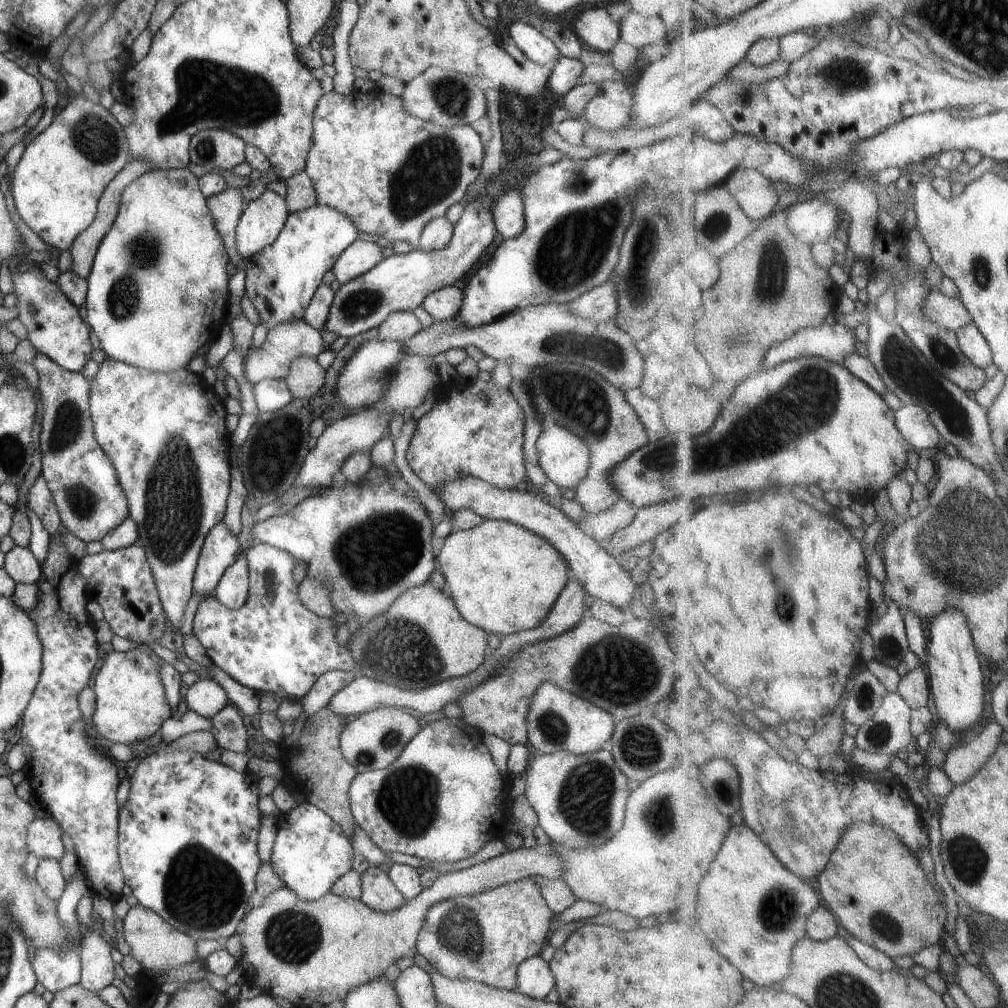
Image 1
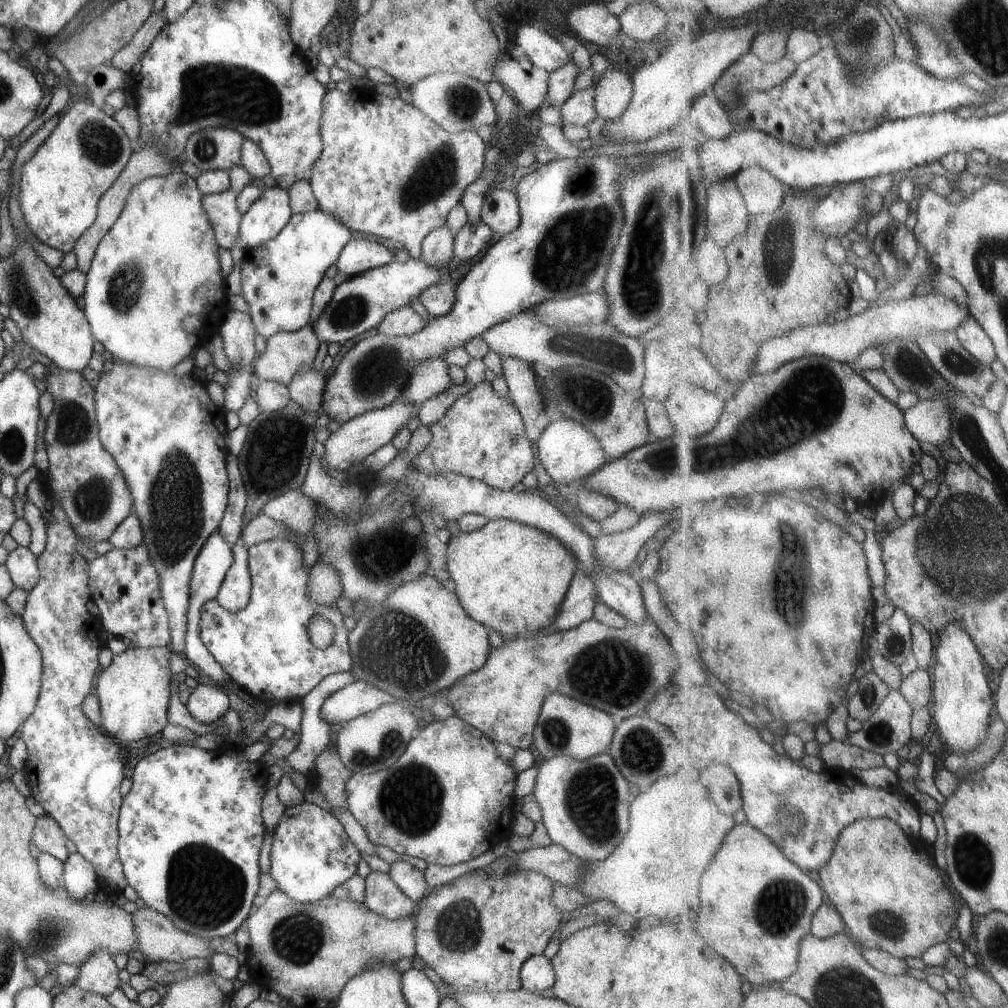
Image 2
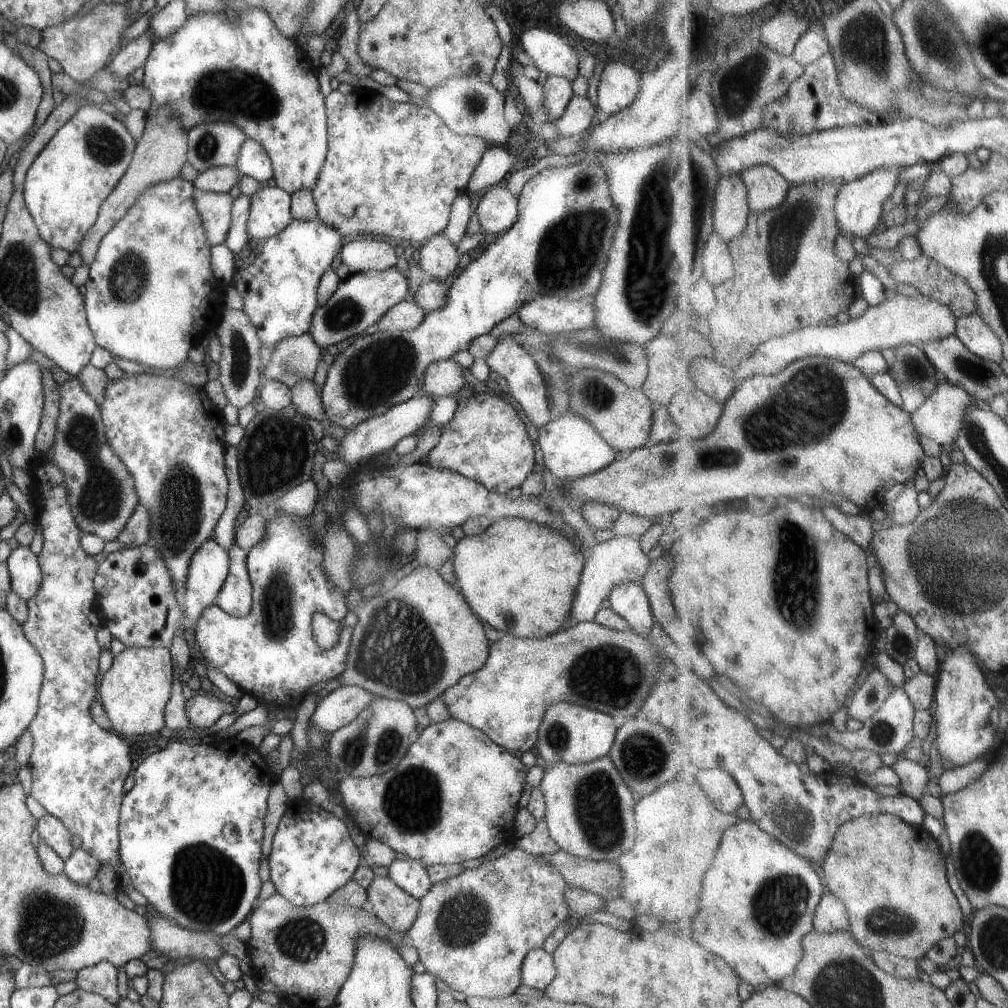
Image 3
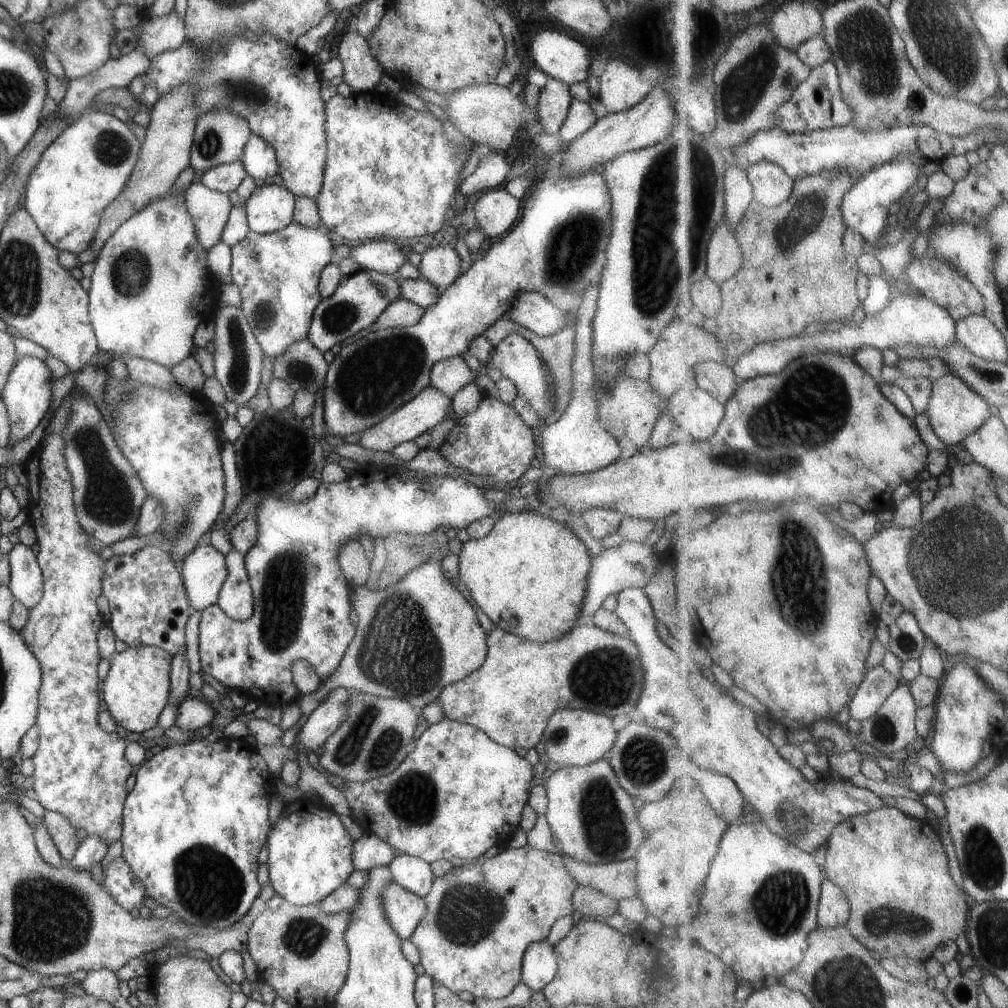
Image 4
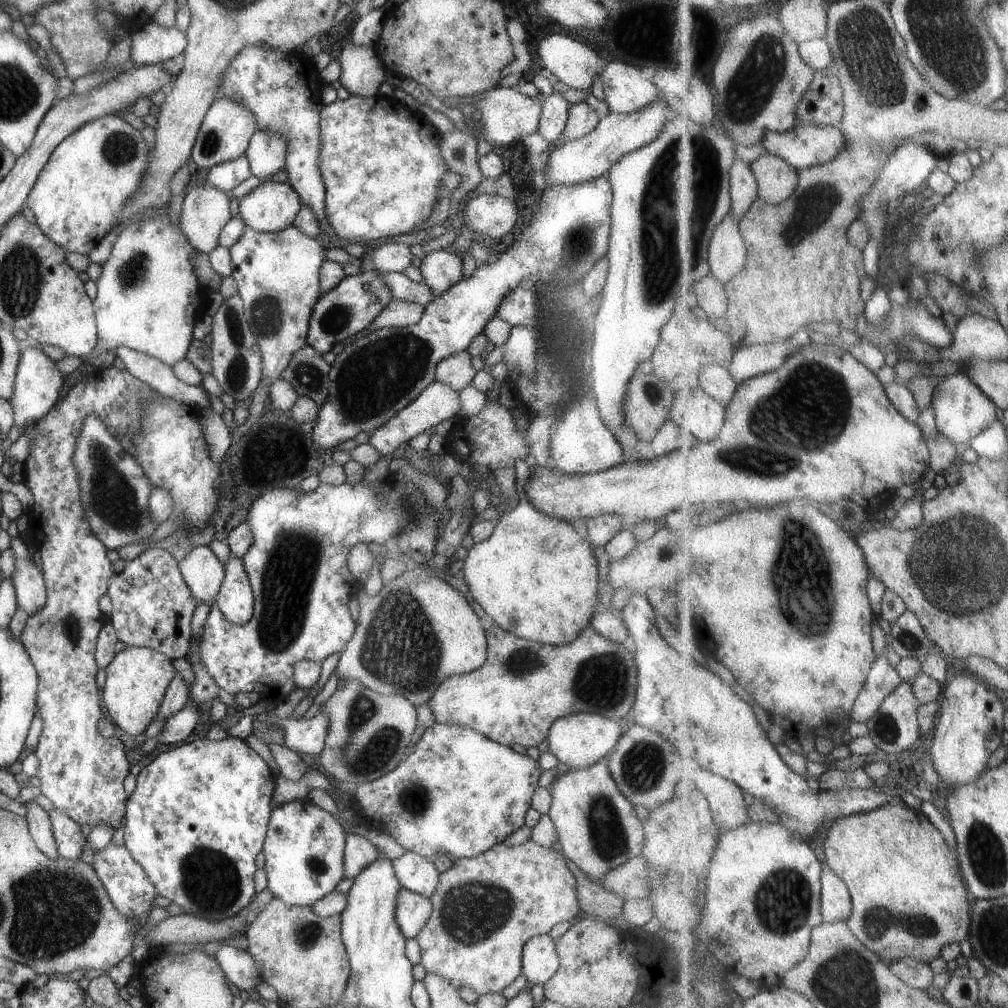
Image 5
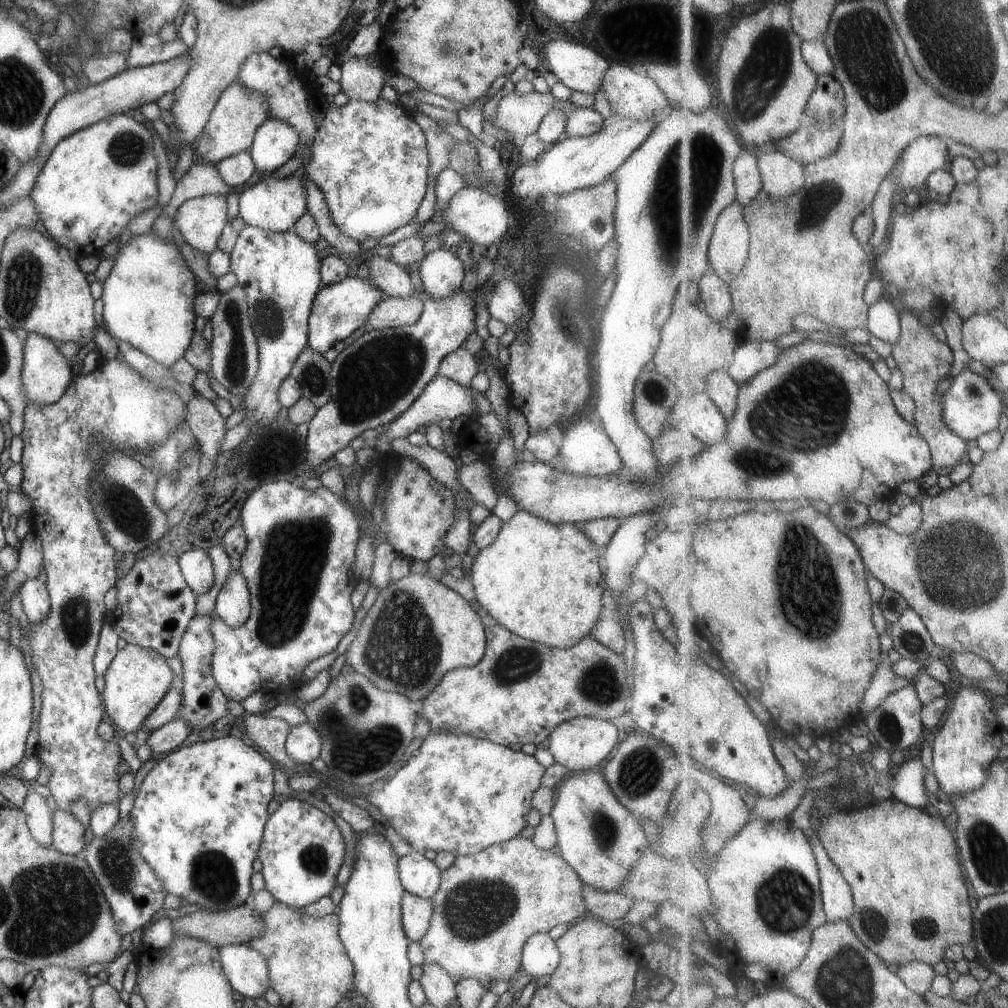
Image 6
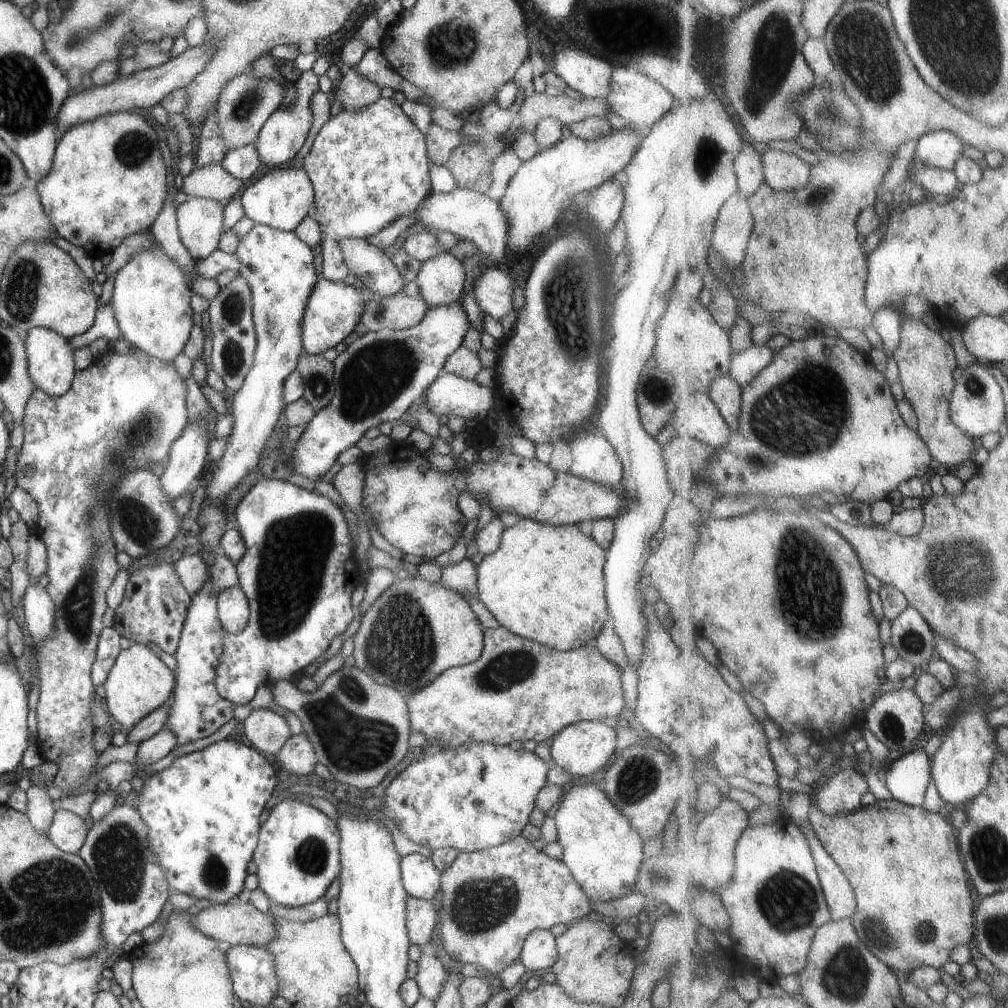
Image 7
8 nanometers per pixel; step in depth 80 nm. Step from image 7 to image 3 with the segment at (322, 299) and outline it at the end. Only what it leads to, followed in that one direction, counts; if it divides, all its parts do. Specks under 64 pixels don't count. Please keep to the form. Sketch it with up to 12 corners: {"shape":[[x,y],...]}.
{"shape":[[395,267],[351,273],[315,307],[308,333],[325,350],[407,299]]}

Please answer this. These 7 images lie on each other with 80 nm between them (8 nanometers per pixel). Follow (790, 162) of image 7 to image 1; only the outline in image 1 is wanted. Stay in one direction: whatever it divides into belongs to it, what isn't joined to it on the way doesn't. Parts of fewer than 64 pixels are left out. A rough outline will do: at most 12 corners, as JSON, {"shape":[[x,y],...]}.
{"shape":[[739,169],[725,186],[756,223],[779,204],[774,182]]}

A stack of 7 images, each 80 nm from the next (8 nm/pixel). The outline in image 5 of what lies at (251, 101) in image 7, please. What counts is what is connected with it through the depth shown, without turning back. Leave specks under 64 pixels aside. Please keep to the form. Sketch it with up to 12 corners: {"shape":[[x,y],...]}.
{"shape":[[225,95],[199,125],[192,168],[243,155],[255,131],[248,108]]}

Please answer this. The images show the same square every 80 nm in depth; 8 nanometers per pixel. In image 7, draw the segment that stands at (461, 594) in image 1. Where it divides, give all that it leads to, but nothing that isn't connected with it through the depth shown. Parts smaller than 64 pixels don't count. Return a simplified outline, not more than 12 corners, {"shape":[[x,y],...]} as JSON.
{"shape":[[520,518],[475,566],[501,627],[558,651],[609,623],[605,551]]}

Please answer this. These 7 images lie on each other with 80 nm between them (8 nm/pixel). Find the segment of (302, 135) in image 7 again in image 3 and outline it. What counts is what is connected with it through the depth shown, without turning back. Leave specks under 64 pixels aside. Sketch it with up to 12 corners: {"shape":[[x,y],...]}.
{"shape":[[247,137],[234,167],[260,184],[273,176],[261,143]]}

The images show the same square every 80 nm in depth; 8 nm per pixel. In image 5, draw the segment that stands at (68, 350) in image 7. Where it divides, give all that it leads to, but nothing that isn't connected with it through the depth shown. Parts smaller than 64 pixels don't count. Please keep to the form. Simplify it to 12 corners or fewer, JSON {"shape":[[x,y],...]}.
{"shape":[[24,345],[9,400],[13,426],[56,403],[65,376],[41,349]]}

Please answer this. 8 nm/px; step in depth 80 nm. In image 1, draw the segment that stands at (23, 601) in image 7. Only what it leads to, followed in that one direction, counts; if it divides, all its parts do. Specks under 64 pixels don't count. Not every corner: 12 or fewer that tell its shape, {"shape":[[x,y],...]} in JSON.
{"shape":[[27,547],[4,554],[4,569],[16,582],[30,585],[40,564]]}

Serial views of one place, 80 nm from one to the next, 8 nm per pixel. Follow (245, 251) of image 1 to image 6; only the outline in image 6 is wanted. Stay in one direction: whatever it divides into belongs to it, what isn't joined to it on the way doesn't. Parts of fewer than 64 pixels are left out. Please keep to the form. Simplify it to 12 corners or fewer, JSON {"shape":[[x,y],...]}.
{"shape":[[300,176],[238,194],[245,225],[285,232],[306,210]]}

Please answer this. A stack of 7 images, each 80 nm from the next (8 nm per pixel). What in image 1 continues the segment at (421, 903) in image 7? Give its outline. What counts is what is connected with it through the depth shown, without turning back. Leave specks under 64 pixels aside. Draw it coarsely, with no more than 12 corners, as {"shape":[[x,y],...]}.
{"shape":[[369,865],[359,900],[390,913],[404,903],[388,874]]}

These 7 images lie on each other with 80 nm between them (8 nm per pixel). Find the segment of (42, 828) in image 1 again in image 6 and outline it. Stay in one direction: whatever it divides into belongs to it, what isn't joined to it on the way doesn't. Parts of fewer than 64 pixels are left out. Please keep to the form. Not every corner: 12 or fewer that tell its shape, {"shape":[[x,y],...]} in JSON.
{"shape":[[69,811],[52,812],[51,846],[66,855],[83,847],[84,827]]}

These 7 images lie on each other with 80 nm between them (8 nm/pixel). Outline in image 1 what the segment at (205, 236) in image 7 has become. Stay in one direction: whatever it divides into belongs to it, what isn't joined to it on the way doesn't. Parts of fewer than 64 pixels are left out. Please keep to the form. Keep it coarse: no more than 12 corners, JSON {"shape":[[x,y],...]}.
{"shape":[[226,187],[205,202],[228,260],[244,270],[235,229],[245,208],[240,189]]}

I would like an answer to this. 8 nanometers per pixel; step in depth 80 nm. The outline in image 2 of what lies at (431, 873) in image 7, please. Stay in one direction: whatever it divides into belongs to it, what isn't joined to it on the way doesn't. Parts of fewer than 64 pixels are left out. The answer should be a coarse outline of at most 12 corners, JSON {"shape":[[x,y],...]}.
{"shape":[[401,859],[388,875],[415,902],[429,891],[424,872]]}

